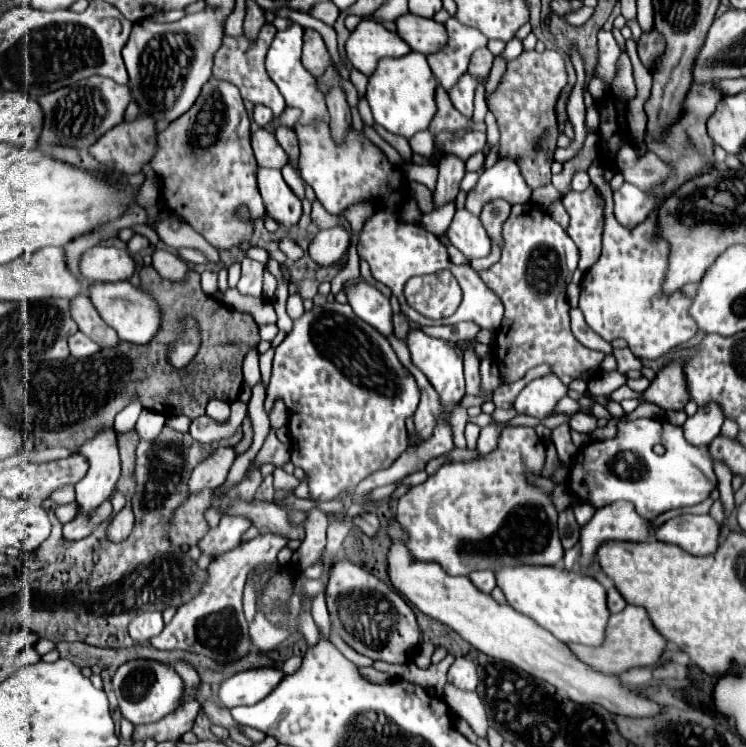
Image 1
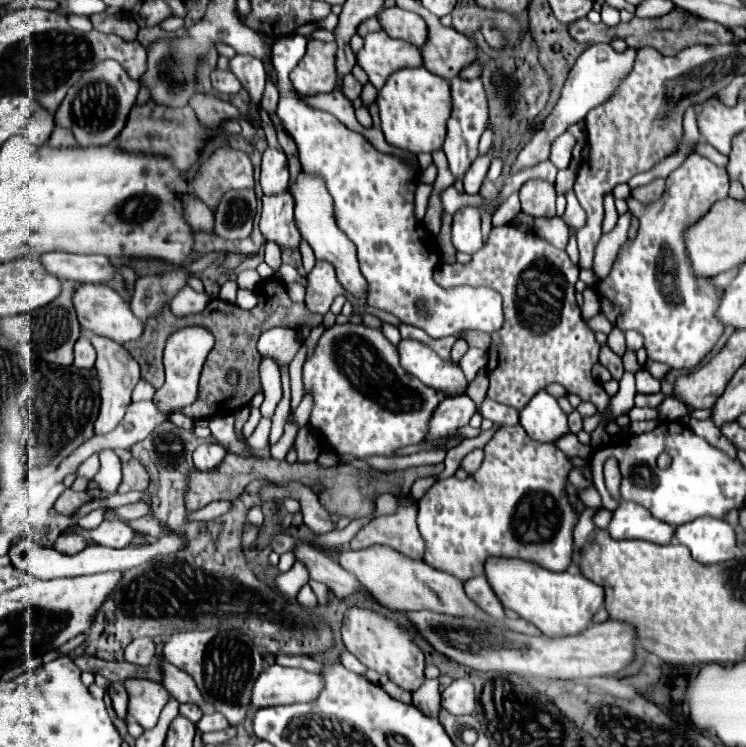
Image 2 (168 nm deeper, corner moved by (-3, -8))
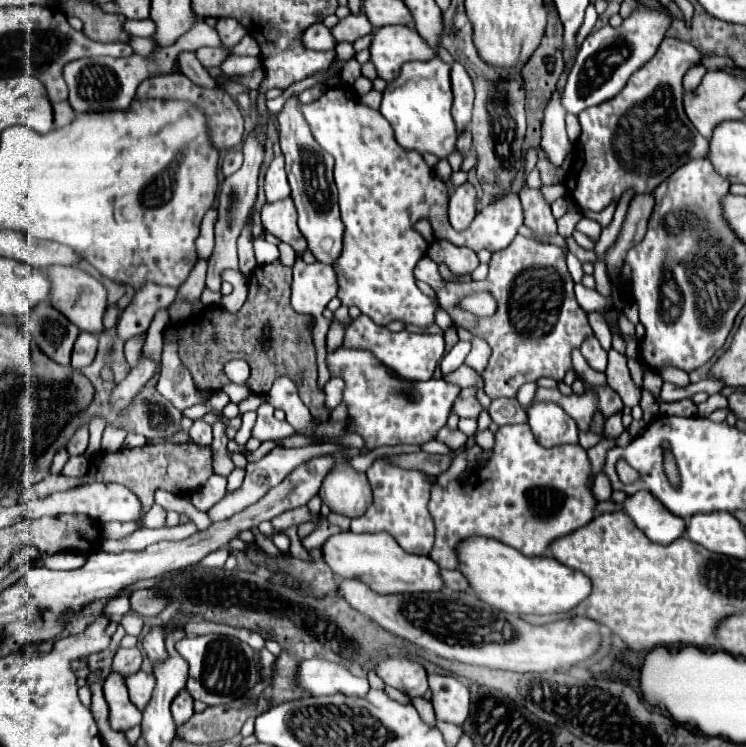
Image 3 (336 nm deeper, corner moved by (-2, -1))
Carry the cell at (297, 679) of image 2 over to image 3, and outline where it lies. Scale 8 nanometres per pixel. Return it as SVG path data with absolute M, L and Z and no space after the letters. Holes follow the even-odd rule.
M309 659L299 665L299 687L311 695L355 695L365 697L369 691L369 681L365 677L353 675L339 663Z

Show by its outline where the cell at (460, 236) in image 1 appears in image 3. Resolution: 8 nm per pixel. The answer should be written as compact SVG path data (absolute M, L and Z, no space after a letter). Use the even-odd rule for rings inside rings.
M467 181L449 197L449 223L455 229L467 229L475 219L475 187Z

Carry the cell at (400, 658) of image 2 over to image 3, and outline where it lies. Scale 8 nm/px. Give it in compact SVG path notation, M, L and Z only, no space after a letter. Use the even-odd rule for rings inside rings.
M405 655L385 657L375 671L387 685L399 689L409 697L425 697L429 691L425 669Z

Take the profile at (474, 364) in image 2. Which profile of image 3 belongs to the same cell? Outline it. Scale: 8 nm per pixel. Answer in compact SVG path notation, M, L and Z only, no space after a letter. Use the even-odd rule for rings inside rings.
M341 347L333 355L327 355L327 365L331 375L345 381L343 401L349 407L349 417L357 423L357 433L365 439L367 453L383 445L423 445L435 439L439 429L445 427L453 401L461 391L457 385L445 381L429 379L429 383L415 383L401 379L379 363L369 351Z

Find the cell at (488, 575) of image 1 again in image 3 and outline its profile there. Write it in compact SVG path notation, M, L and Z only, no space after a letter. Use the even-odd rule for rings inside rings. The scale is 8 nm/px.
M441 569L441 579L443 579L443 585L447 589L453 589L453 591L467 591L469 589L469 583L467 579L461 575L461 571L445 571Z

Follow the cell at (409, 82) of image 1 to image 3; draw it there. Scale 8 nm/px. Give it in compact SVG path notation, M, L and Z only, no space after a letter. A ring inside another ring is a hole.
M439 57L431 61L411 61L405 63L401 75L393 79L385 91L381 101L381 115L391 123L395 131L395 139L401 147L409 151L433 153L439 159L447 157L455 149L457 127L451 117L451 81L449 81L449 65Z

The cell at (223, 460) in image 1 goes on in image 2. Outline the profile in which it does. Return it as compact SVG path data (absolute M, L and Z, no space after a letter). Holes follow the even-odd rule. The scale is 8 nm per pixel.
M202 444L194 452L194 466L200 472L214 472L228 452L218 444Z

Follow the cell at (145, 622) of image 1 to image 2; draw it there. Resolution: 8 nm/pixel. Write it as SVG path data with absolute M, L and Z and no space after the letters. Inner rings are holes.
M138 638L138 640L132 640L124 652L124 658L126 662L132 662L132 664L138 664L138 666L148 666L152 660L154 660L154 654L156 654L156 644L152 638Z

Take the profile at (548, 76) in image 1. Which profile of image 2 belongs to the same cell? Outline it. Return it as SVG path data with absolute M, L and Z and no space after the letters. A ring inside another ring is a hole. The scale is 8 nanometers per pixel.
M528 180L520 188L522 212L538 218L538 216L554 216L556 214L556 190L546 180Z

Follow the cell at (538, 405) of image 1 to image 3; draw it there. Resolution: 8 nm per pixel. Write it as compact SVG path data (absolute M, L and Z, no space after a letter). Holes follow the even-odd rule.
M537 403L527 409L531 431L541 447L577 445L579 429L575 421L555 403Z

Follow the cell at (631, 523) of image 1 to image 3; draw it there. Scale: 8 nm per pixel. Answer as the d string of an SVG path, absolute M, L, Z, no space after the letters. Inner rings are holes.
M637 491L625 503L625 513L653 543L673 543L685 533L687 521L669 513L649 491Z

